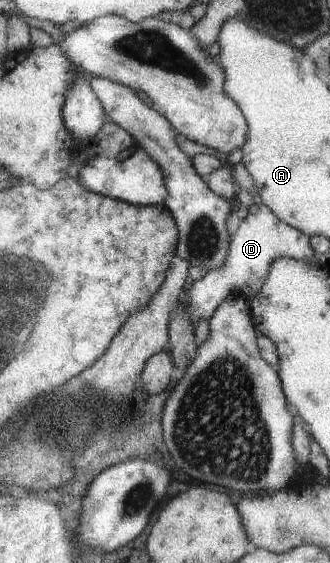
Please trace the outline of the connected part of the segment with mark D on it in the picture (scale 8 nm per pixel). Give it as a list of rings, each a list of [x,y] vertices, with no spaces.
[[[251,205],[246,218],[239,224],[234,235],[230,236],[225,262],[214,271],[193,281],[184,294],[184,313],[195,324],[199,318],[209,320],[217,305],[229,293],[242,295],[244,299],[258,292],[265,280],[269,263],[277,257],[289,257],[308,261],[314,251],[306,234],[281,222],[265,205]]]

